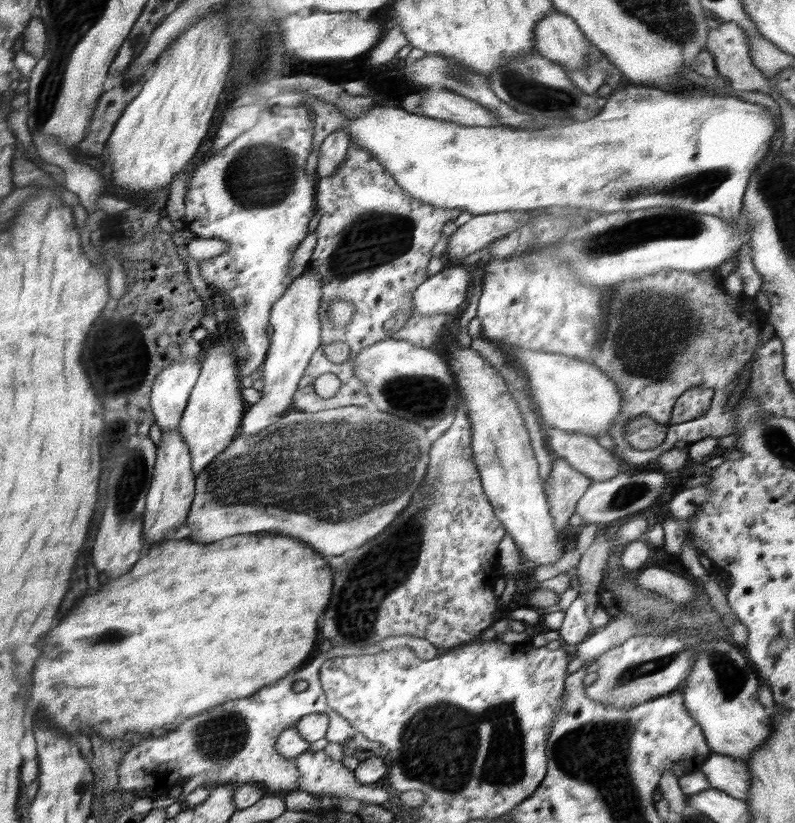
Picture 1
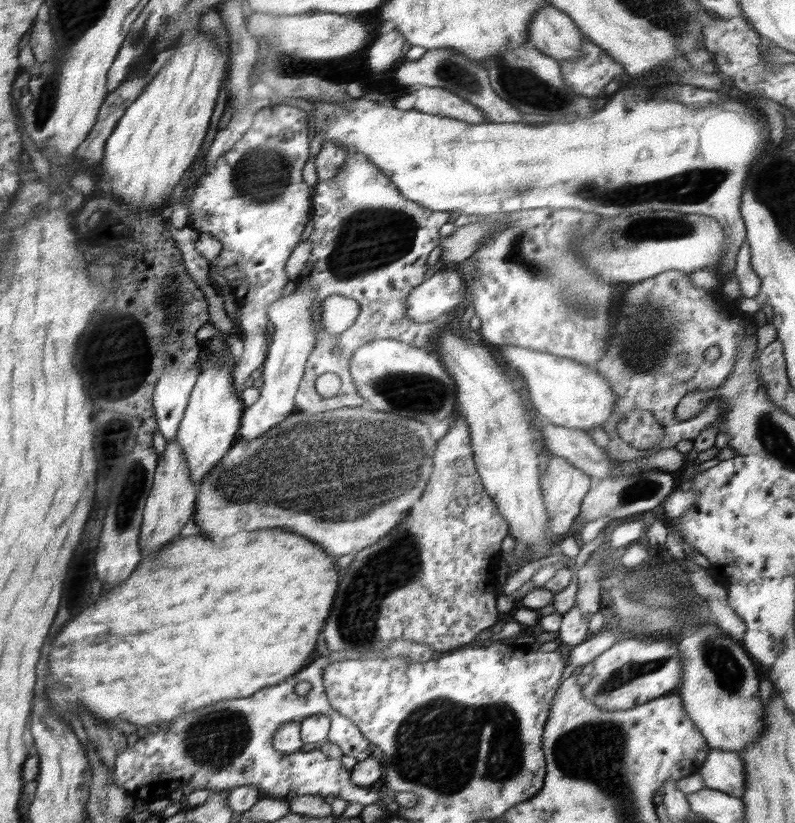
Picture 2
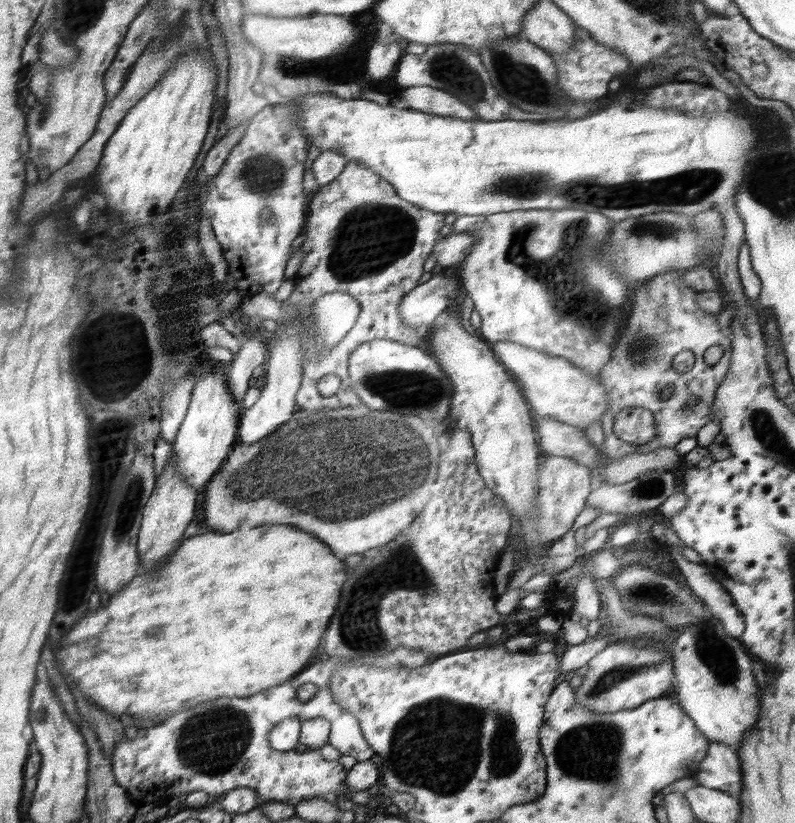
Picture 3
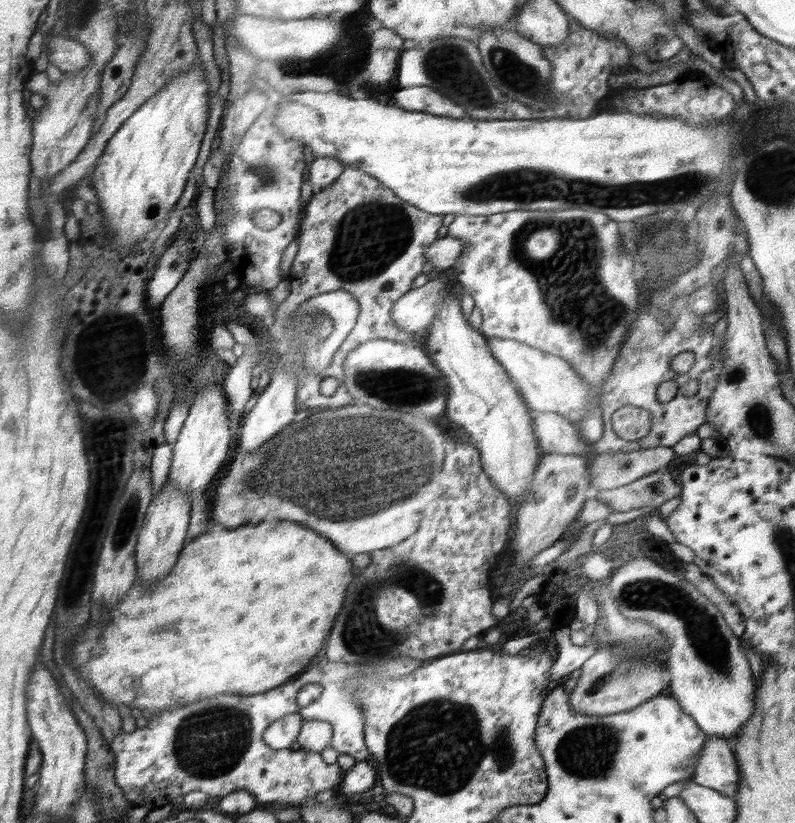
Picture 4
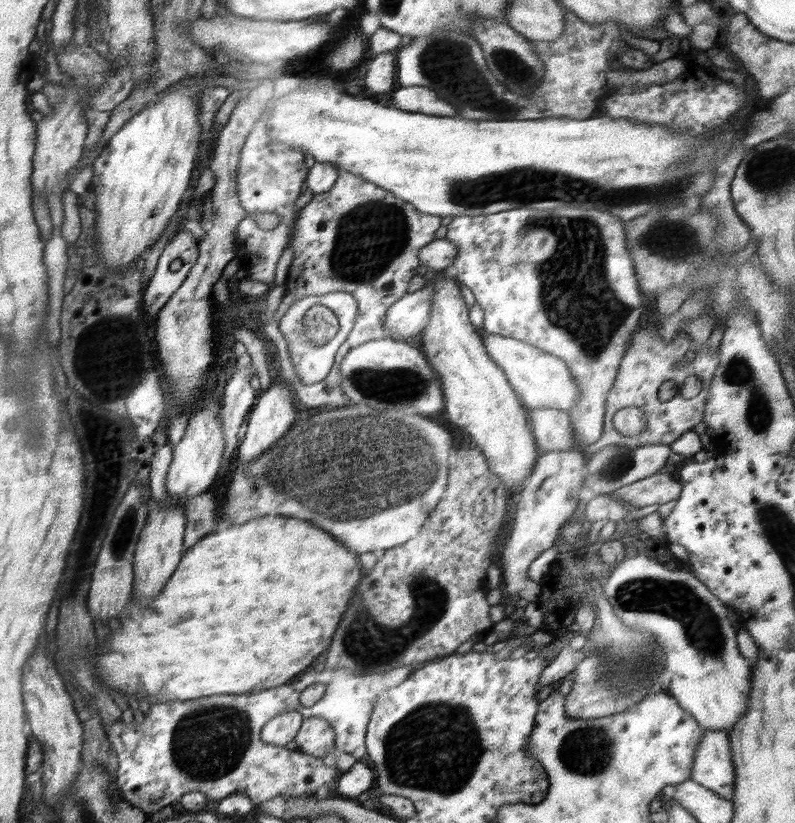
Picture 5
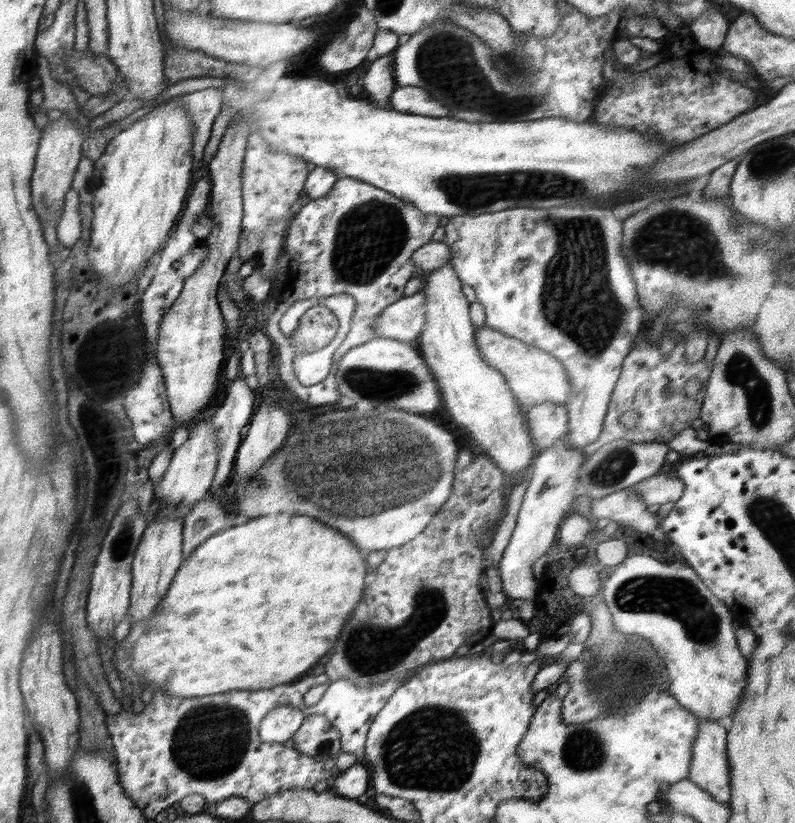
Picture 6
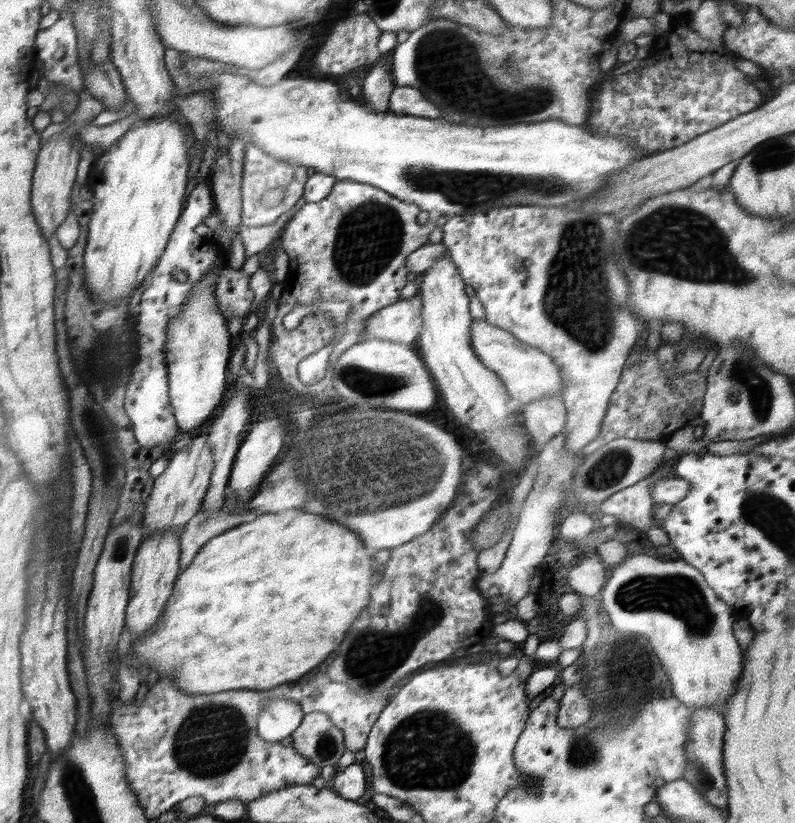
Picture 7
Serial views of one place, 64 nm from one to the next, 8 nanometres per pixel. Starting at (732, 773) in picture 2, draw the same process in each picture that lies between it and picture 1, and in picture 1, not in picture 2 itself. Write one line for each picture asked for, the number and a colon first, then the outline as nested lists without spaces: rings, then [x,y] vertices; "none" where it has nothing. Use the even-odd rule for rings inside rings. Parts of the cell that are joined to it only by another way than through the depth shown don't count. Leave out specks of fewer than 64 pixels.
1: [[[711,752],[711,756],[705,760],[705,764],[699,770],[705,776],[709,790],[713,788],[731,798],[745,802],[749,786],[751,786],[749,768],[745,762]]]

